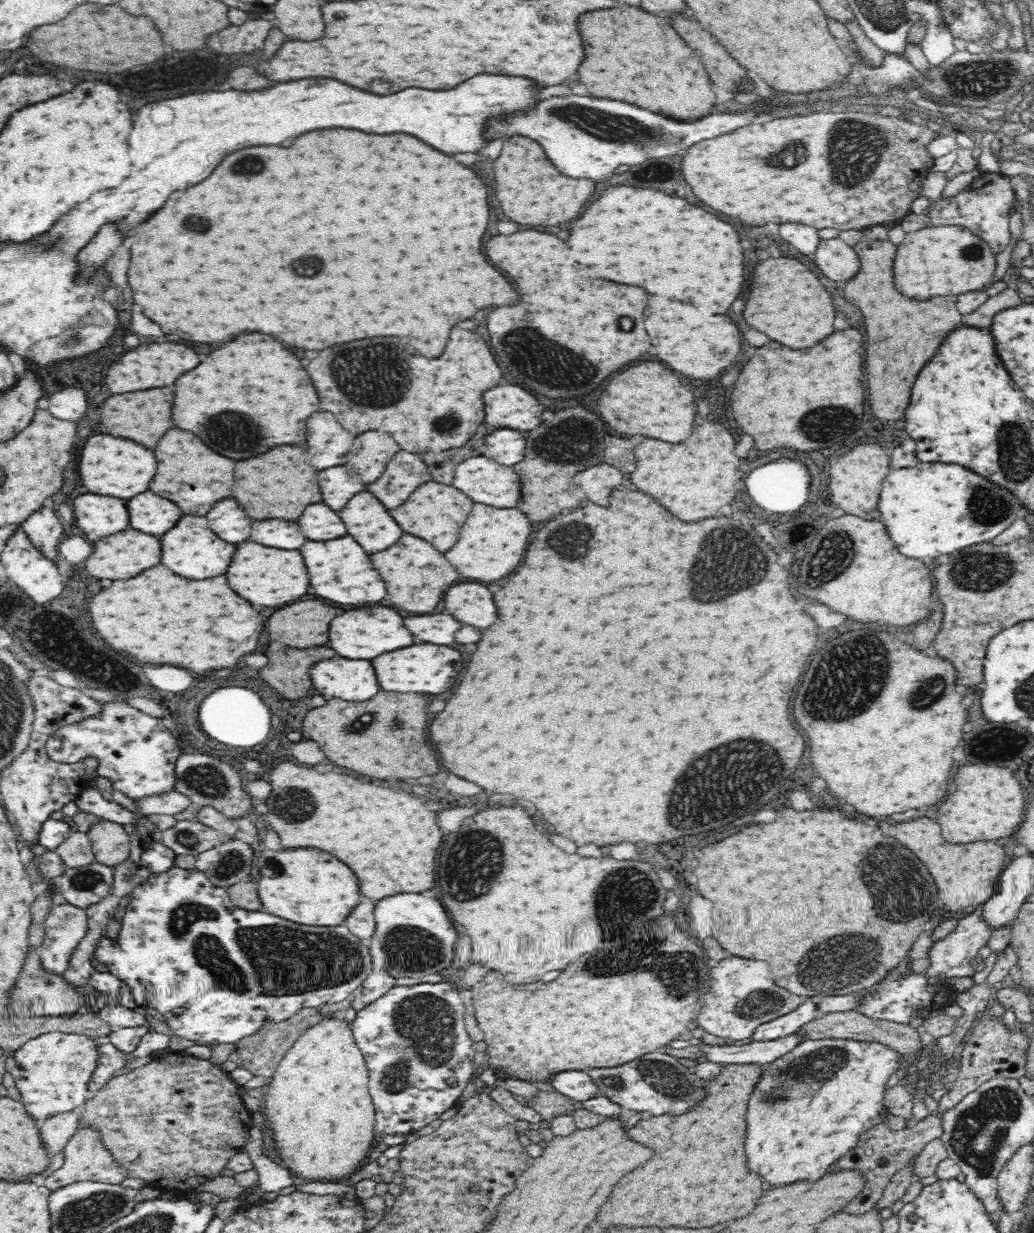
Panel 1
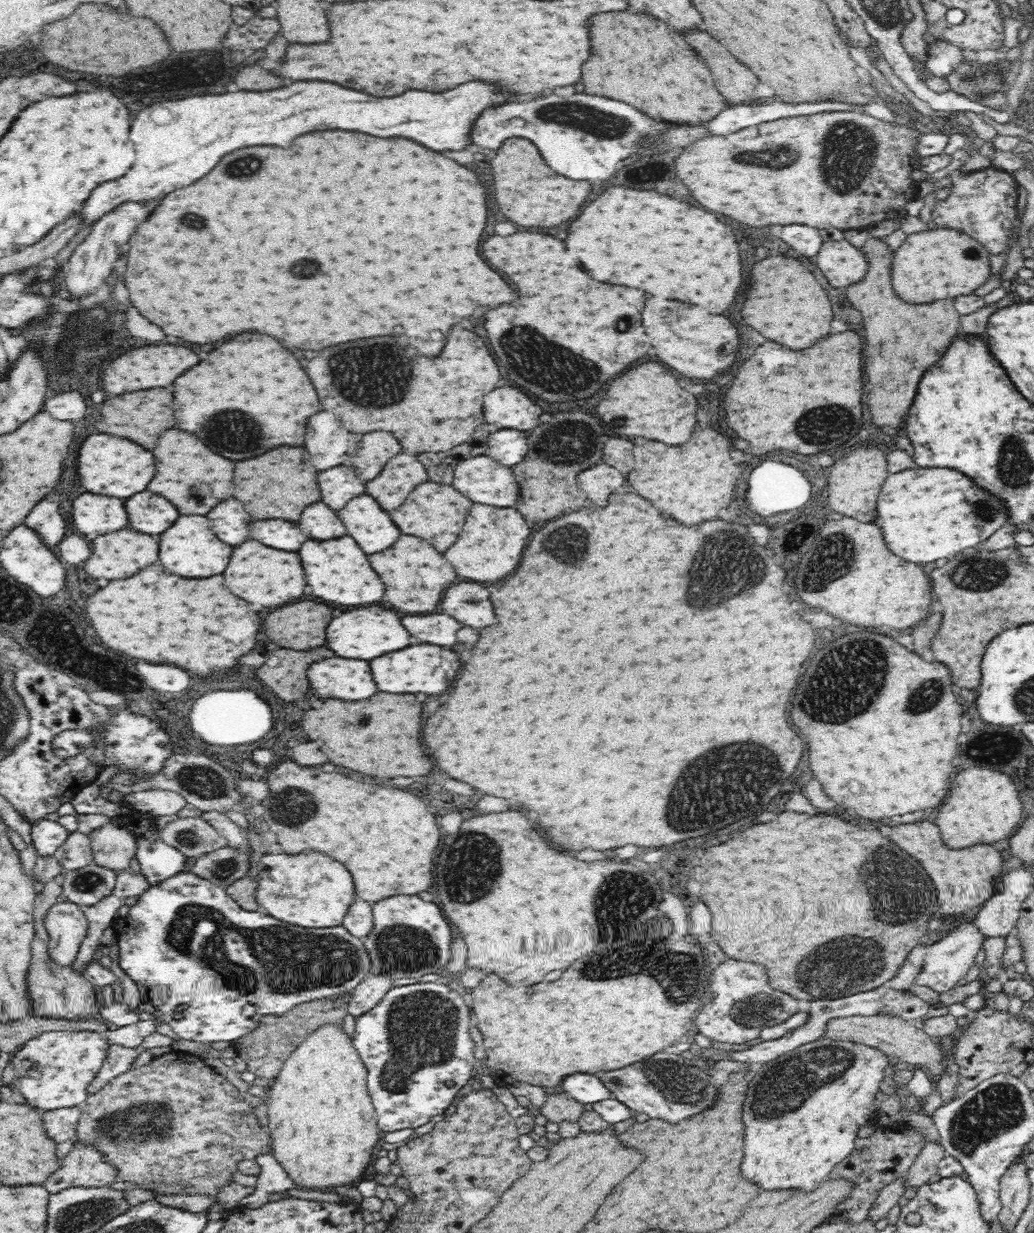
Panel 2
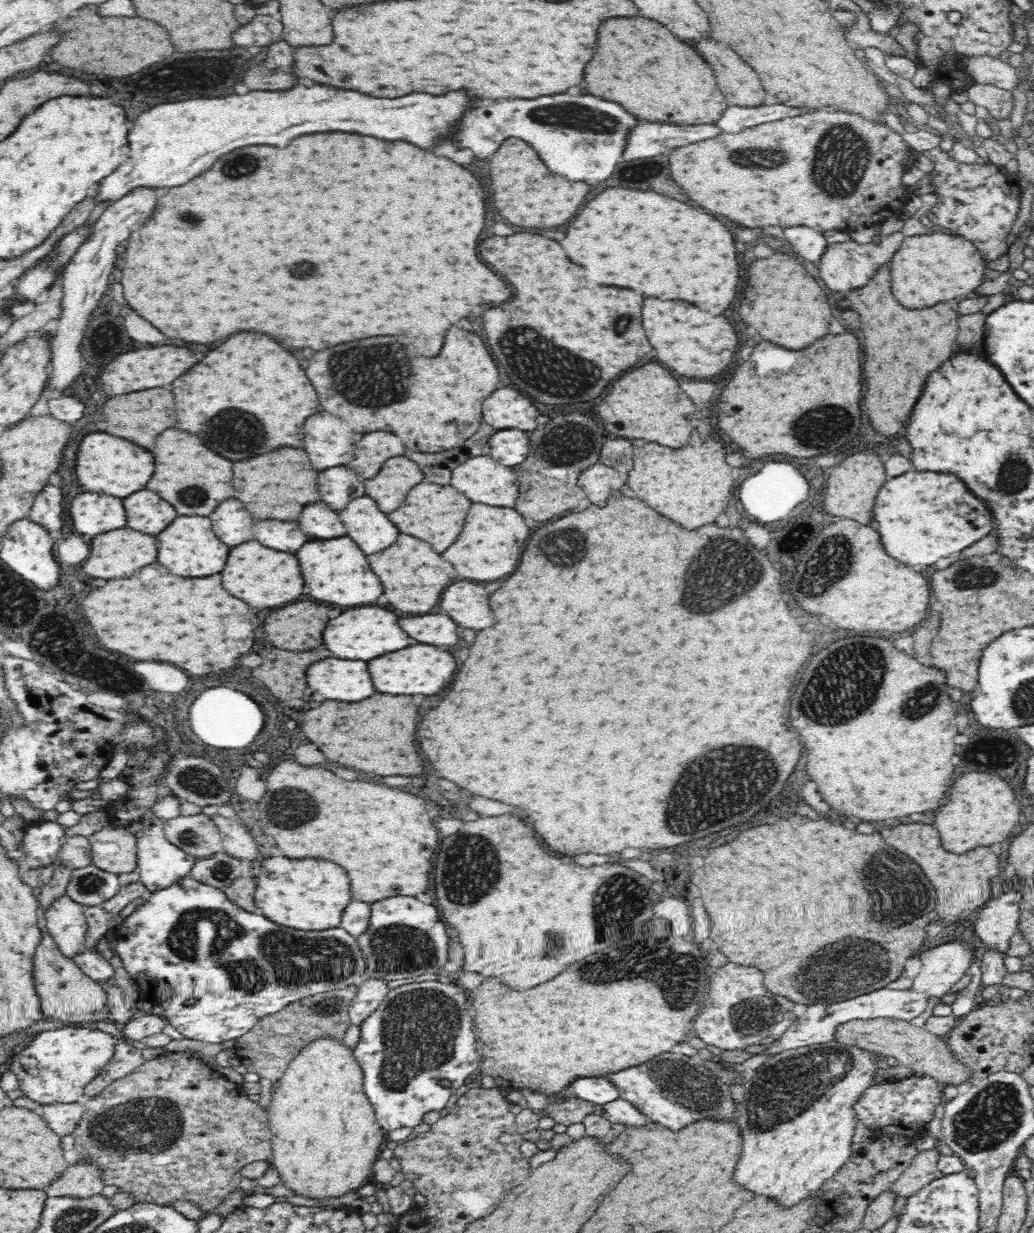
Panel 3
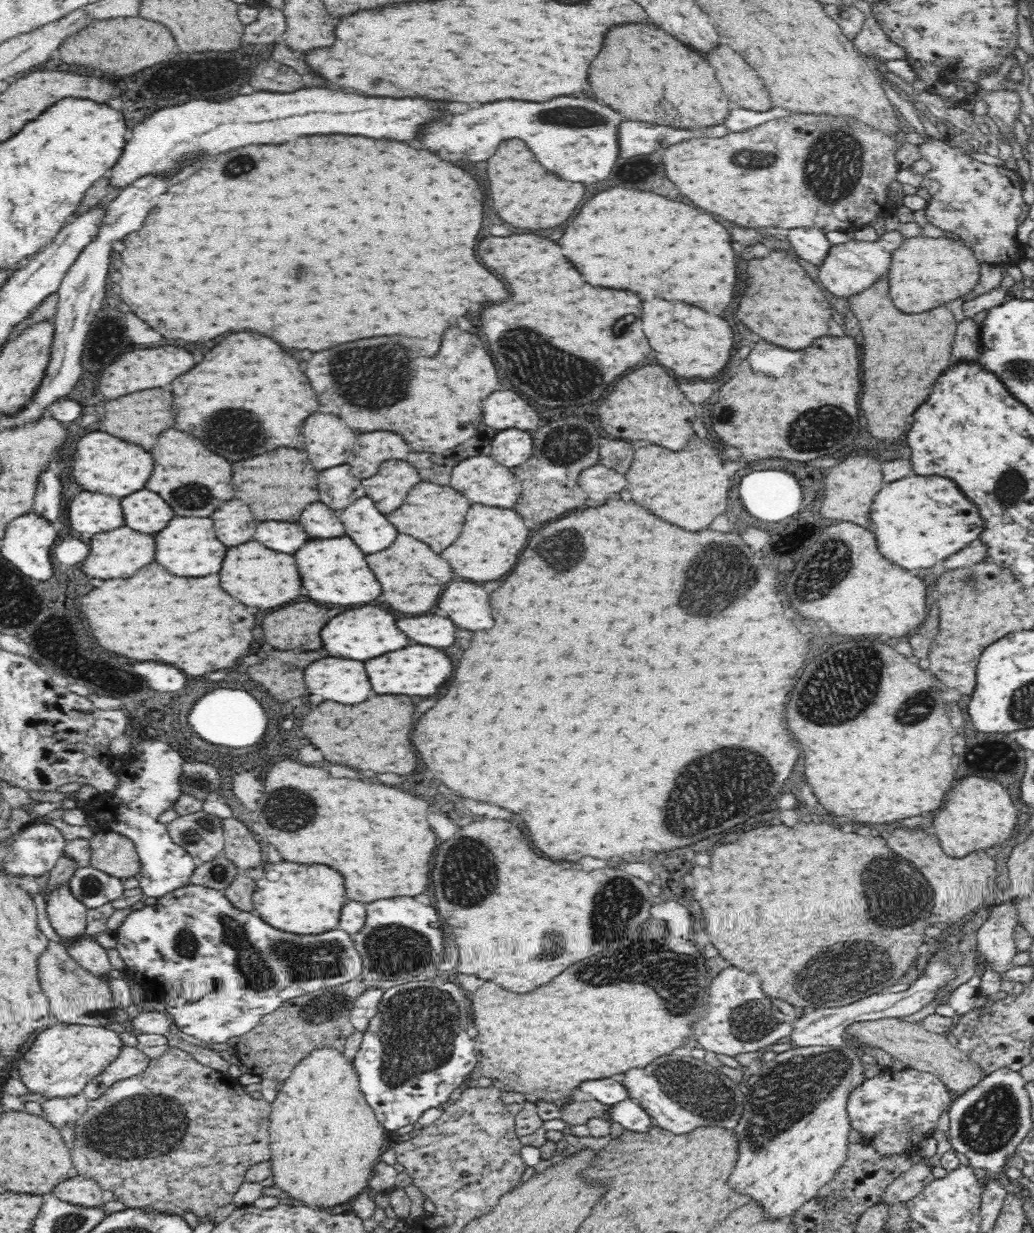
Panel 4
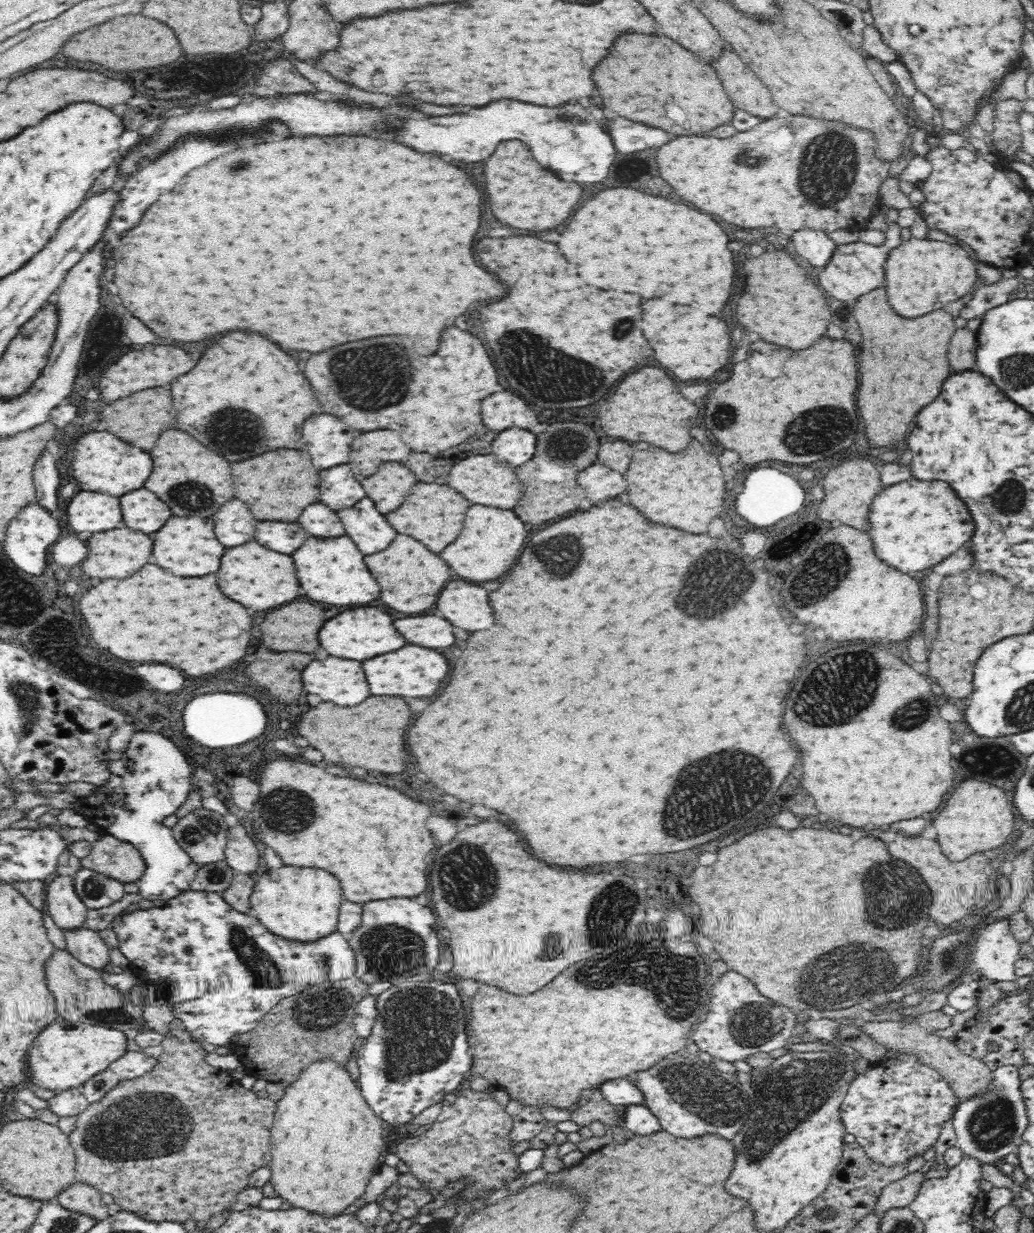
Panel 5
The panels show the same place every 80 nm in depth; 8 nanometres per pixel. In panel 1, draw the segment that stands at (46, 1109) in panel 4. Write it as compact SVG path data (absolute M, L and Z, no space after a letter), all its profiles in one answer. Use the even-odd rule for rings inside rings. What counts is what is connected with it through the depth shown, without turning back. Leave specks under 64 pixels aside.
M71 1110L47 1116L40 1123L40 1135L51 1157L63 1152L65 1144L76 1134L80 1119L80 1111Z

